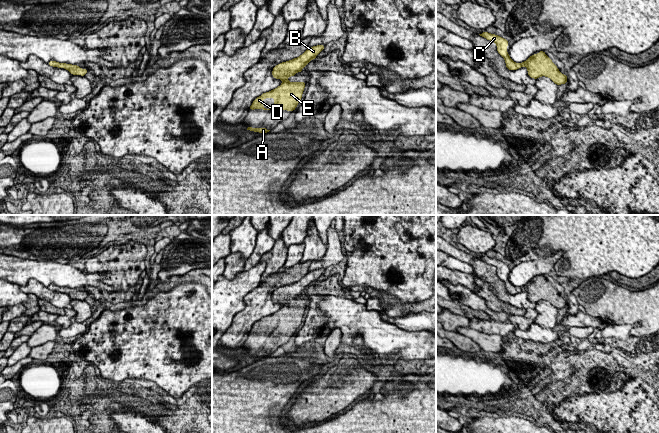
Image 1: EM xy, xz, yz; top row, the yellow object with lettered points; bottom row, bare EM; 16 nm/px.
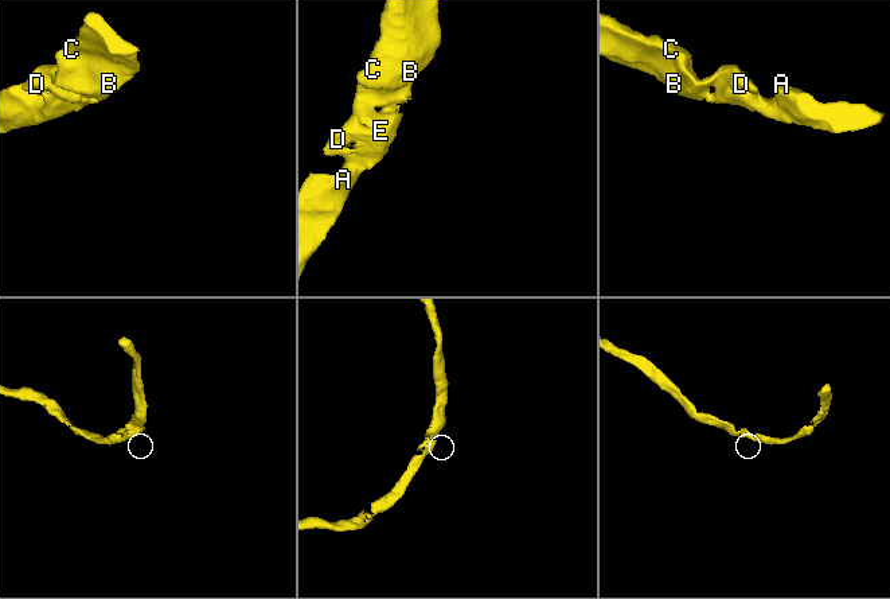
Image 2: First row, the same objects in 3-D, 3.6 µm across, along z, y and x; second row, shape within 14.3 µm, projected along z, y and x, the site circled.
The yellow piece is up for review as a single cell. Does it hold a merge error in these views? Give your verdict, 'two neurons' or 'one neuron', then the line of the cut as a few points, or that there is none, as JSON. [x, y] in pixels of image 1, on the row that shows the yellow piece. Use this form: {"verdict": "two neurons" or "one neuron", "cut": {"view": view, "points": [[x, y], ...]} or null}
{"verdict": "one neuron", "cut": null}

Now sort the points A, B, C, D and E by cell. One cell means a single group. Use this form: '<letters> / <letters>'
A B C D E

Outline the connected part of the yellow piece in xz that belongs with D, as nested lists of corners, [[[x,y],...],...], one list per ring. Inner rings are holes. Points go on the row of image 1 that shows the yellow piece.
[[[325,45],[308,47],[308,49],[299,57],[286,62],[281,62],[280,64],[274,66],[272,76],[275,79],[281,79],[283,81],[282,84],[277,88],[257,97],[249,109],[294,111],[302,99],[306,82],[289,82],[287,78],[295,76],[297,72],[302,72],[302,68],[305,67],[308,62],[315,59],[324,47]],[[271,97],[274,98],[274,108],[264,108],[262,103],[263,100]]]

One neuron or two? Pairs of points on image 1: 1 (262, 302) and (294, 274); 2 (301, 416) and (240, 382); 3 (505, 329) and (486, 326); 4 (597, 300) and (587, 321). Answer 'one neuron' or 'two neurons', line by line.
1: one neuron
2: two neurons
3: one neuron
4: two neurons

